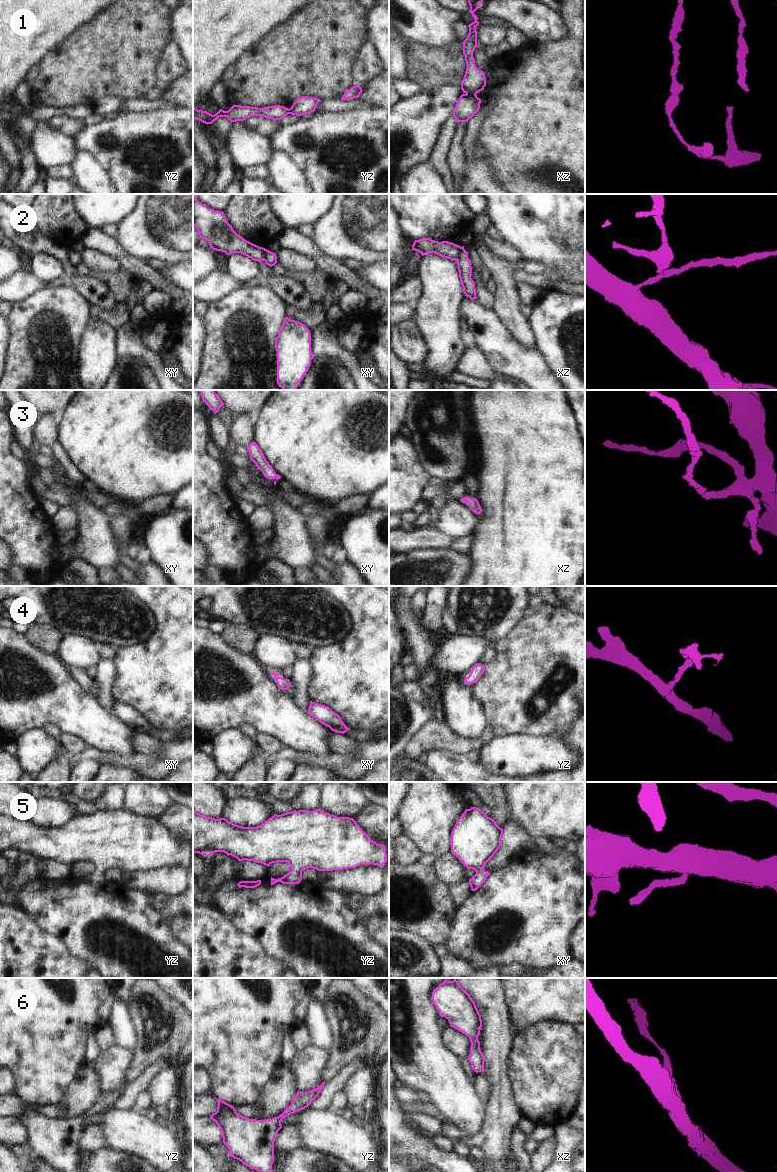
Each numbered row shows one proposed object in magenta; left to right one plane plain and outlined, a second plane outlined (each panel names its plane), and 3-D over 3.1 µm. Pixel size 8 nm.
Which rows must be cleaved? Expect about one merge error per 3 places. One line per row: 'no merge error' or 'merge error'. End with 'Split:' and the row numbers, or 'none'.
1: merge error
2: merge error
3: no merge error
4: no merge error
5: no merge error
6: no merge error
Split: 1, 2

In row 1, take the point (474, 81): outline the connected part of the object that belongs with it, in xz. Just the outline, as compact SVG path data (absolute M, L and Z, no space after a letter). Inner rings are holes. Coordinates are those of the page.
M468 0L470 5L469 12L474 18L474 22L468 25L469 34L463 43L463 54L466 61L466 72L461 82L461 89L466 94L477 94L484 89L486 86L485 73L479 70L475 65L475 59L473 52L477 47L477 31L476 27L479 25L478 17L474 12L478 9L479 5L483 0Z

